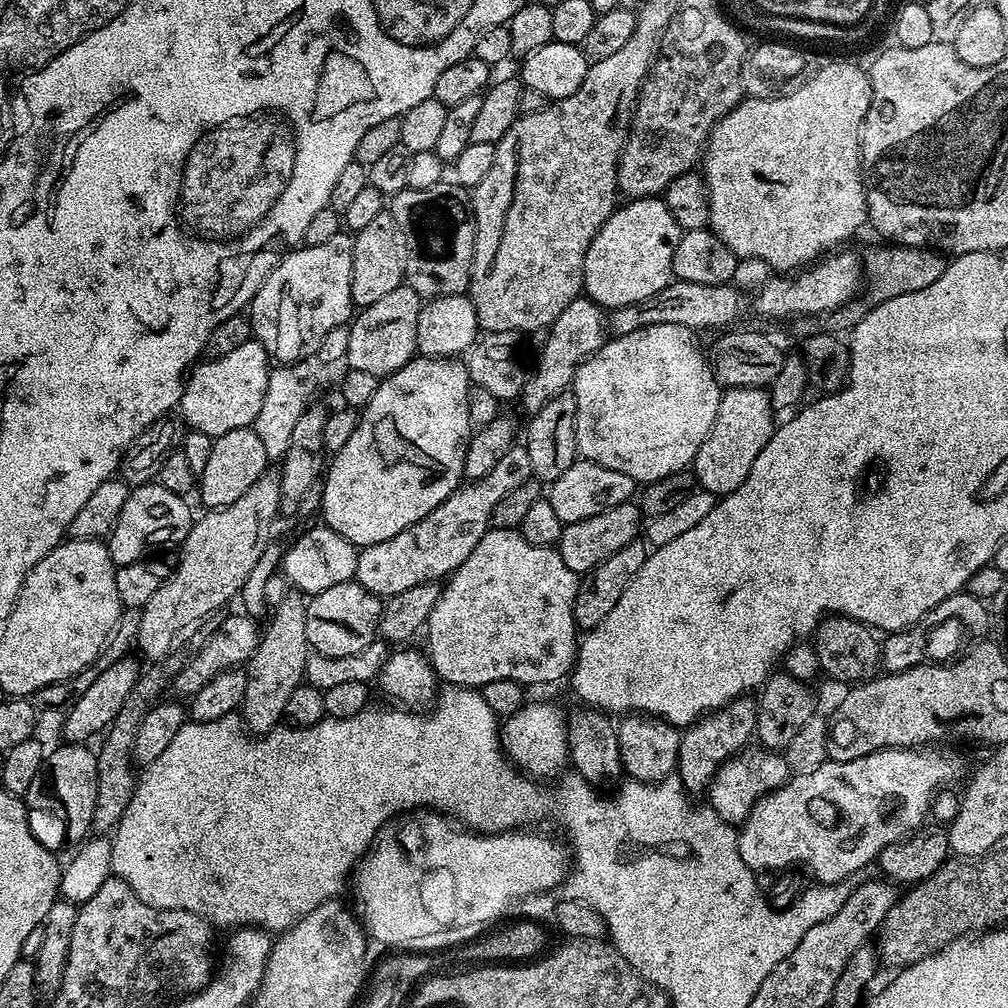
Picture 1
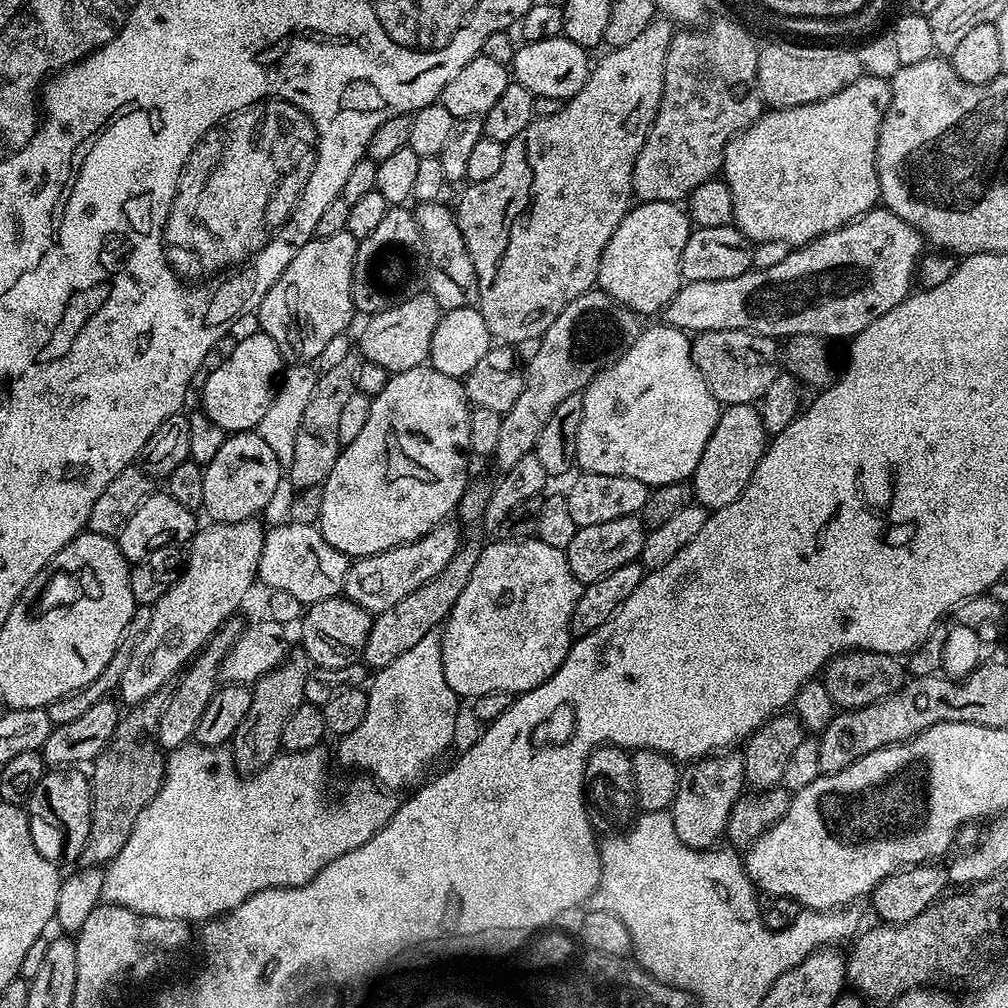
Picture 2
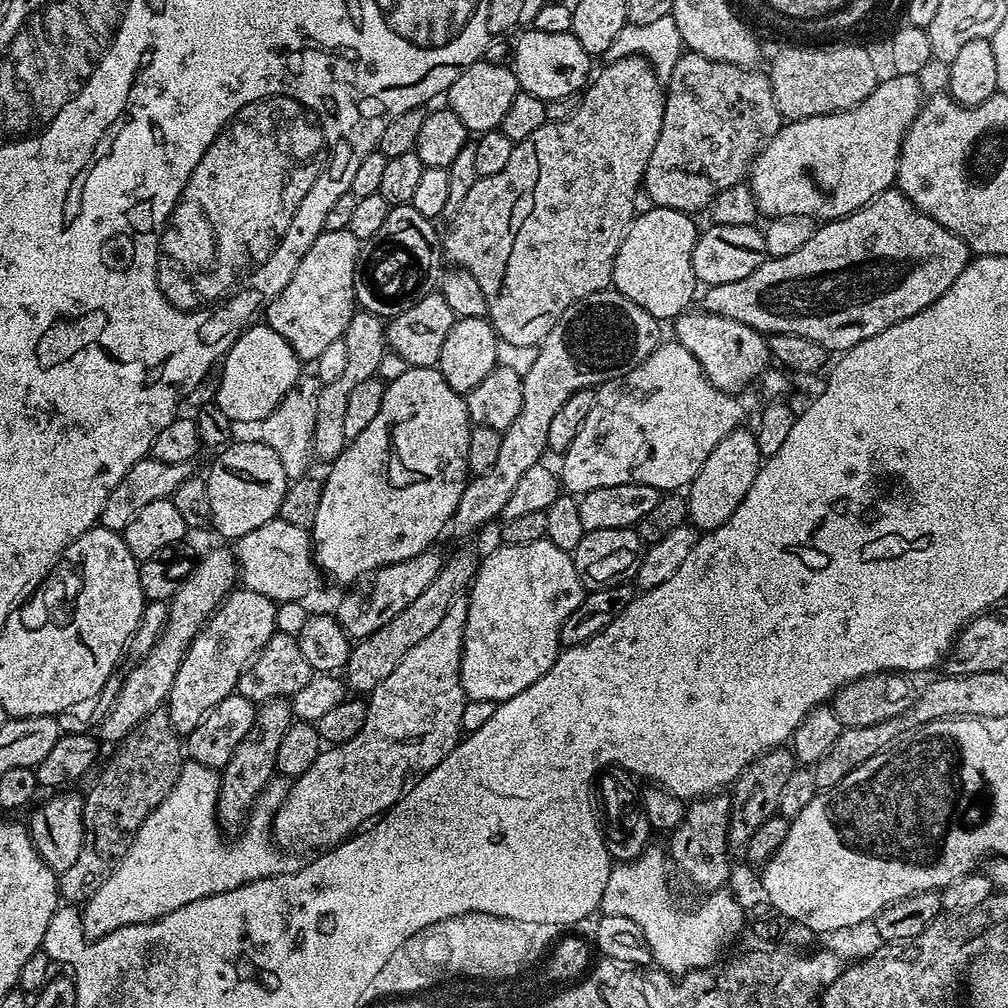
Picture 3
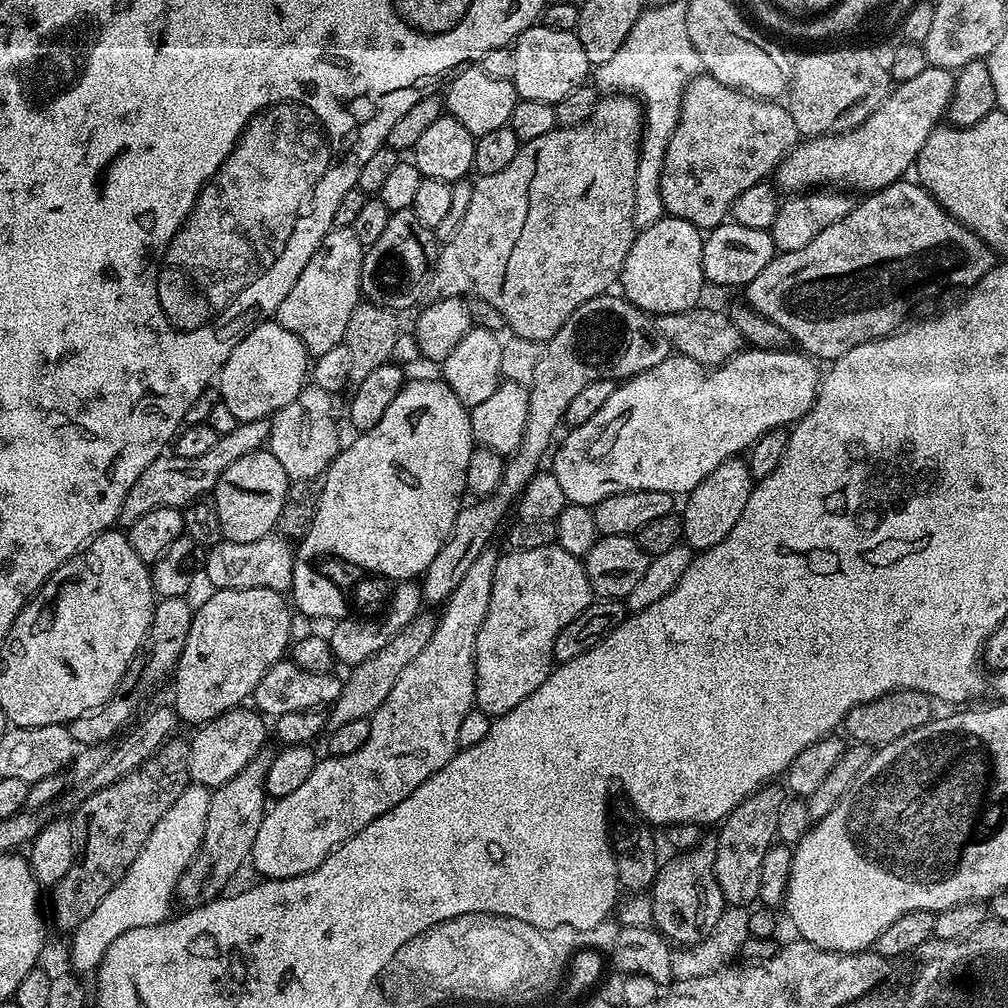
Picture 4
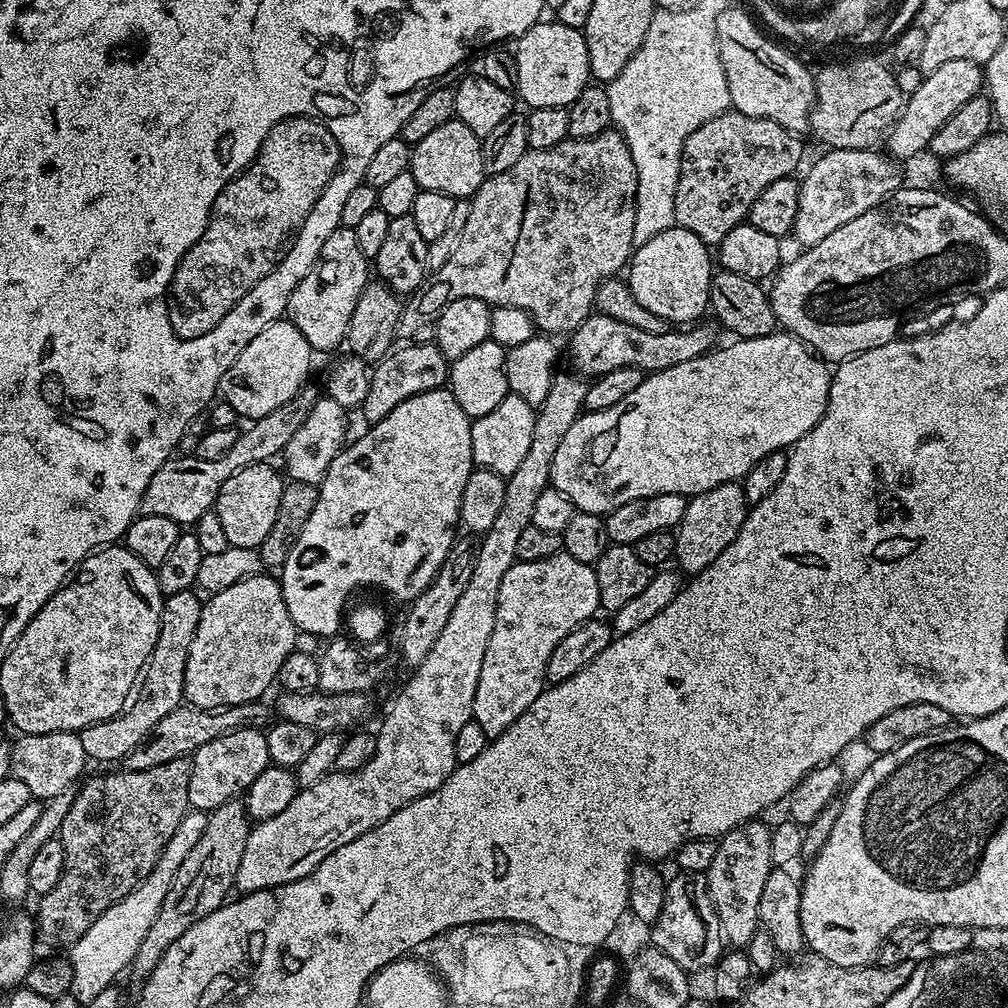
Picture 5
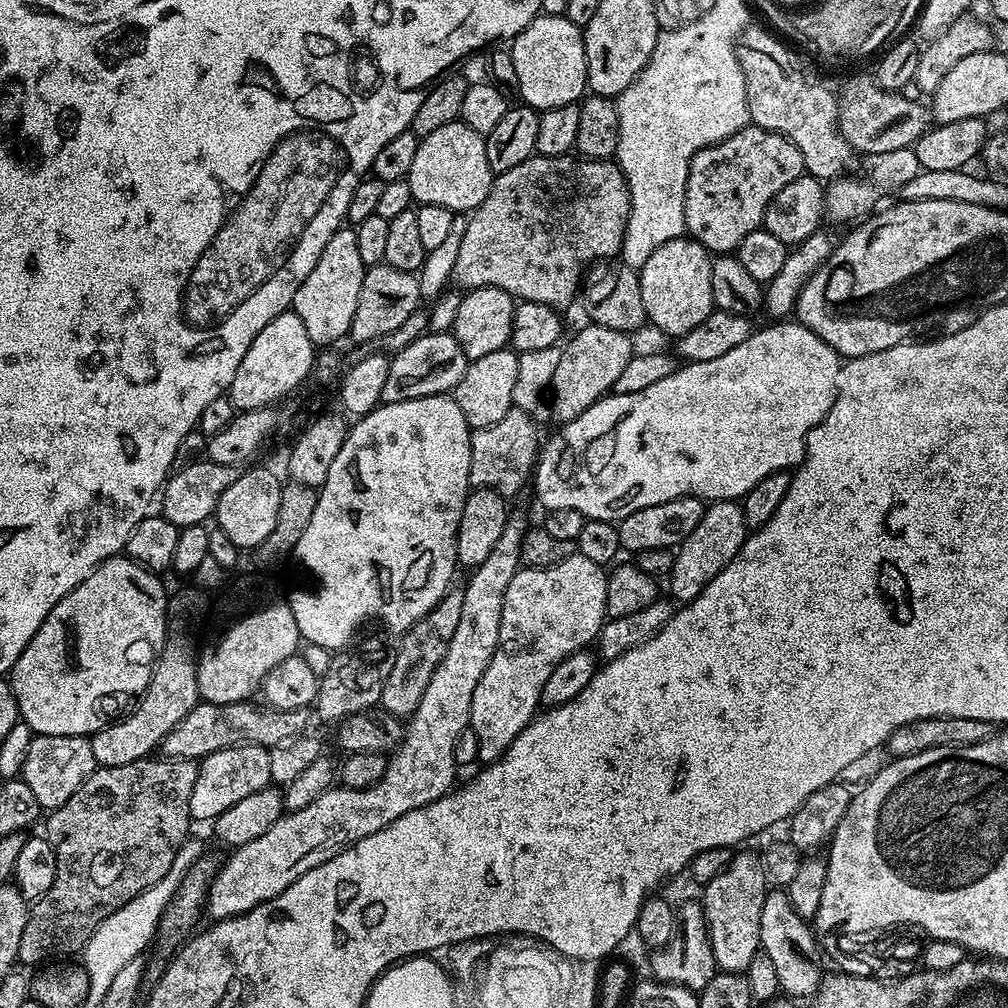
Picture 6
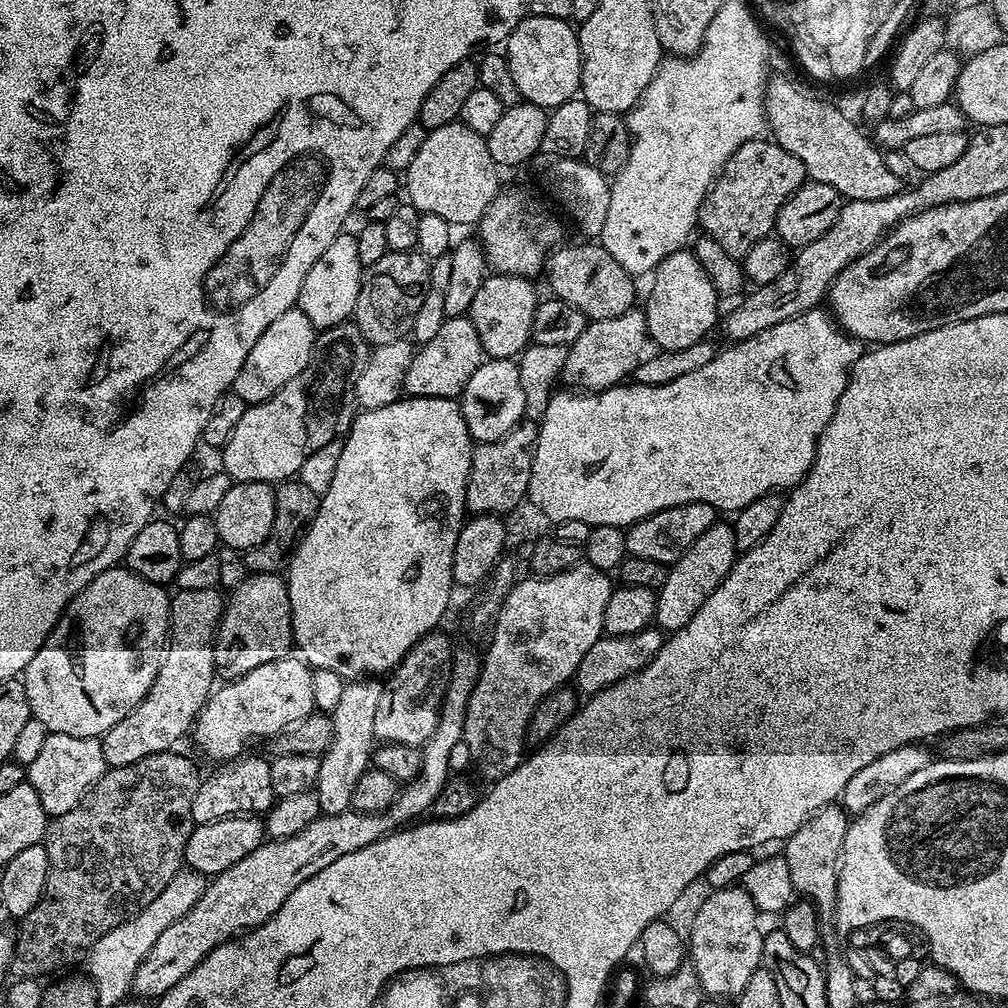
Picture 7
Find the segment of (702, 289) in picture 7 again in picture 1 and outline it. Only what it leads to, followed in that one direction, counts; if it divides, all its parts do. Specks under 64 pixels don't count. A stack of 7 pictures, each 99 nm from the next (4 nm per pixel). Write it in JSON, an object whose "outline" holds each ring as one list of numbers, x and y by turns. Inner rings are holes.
{"outline":[[632,198,624,203,606,218,586,250,583,291,605,310,642,302,672,283,674,250,682,235,663,199]]}

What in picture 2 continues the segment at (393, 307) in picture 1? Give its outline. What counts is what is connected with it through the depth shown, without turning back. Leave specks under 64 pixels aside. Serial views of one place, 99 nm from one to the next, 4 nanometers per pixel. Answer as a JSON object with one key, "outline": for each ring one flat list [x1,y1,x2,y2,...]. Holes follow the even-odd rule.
{"outline":[[427,290,417,291,407,296,400,304,390,306,381,312,371,313,360,332,358,352,364,360,382,366,390,374,405,372,411,368,419,368,428,360,430,354,430,338,434,338,434,330,442,315,440,303]]}

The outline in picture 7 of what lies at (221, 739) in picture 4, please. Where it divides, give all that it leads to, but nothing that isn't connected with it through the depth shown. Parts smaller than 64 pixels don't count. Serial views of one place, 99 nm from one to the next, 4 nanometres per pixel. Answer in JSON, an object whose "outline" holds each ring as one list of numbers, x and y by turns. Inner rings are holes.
{"outline":[[245,754,229,760,212,777,201,779,200,789,194,794,193,825,221,820,241,814,264,814,277,799,274,786,270,786,270,763,260,756]]}

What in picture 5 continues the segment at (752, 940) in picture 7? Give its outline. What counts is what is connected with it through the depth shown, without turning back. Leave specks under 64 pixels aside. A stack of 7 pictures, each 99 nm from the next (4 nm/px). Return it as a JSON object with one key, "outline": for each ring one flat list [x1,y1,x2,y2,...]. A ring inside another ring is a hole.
{"outline":[[760,818,749,820,719,837,717,854,706,871,720,931,723,939,727,943,729,940,732,946,747,946,751,936,761,927,758,902,762,902,762,886,766,886,766,878,774,867,770,854,772,833,769,825,762,821]]}

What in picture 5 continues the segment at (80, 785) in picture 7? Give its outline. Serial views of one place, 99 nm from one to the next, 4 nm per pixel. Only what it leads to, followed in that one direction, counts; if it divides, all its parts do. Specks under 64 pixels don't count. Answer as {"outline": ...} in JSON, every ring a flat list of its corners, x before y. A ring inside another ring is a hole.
{"outline":[[51,732,33,736,20,734,15,738,16,744,11,745,10,754,12,775,18,778,18,782,26,782,35,799,41,802,53,800,58,794,69,791,85,775,84,764,89,763,89,758,86,750,82,750,82,742,77,733]]}

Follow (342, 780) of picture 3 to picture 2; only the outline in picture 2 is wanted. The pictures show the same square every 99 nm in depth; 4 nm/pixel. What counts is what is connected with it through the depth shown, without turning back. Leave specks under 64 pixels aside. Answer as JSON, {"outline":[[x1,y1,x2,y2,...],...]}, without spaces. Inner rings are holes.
{"outline":[[440,632,426,634,406,654,394,658,390,666,379,669,373,676,376,677,372,685,366,688,366,718,362,718,358,730,339,737,336,756,377,781,385,780,389,789,400,788,410,783,456,736,456,715,461,701,450,690,442,672]]}

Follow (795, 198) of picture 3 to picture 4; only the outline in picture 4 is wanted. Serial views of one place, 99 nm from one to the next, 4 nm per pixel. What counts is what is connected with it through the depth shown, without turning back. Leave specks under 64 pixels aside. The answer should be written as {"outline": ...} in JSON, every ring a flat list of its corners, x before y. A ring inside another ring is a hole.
{"outline":[[931,66,922,70,918,78,899,81,889,92,884,105,874,110,874,114,870,114,870,118,866,118,866,122,862,122,858,127,849,132,837,132,834,136,818,136,797,143,776,169,775,183,781,189,784,187,785,193,788,194,800,194,817,186,835,186,840,190,857,188,860,194,871,194,890,186,895,180,905,179,915,165,922,146,926,146,926,138,930,138,930,134,945,119,955,85,956,77,949,69]]}

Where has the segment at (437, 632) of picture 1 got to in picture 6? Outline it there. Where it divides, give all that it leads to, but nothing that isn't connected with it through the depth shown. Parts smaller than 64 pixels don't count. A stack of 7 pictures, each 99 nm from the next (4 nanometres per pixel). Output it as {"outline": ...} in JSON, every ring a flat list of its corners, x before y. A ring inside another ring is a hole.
{"outline":[[574,555,562,558,554,566,545,568,521,567,519,572,510,578,510,586,506,586,506,594,502,602,502,626,498,630,498,646,490,658,490,666,486,666,486,674,478,678,478,686,474,686,474,698,470,702,470,718,468,723,474,738,478,738,477,761,485,765,496,763,506,754,506,750,518,738,518,734,537,715,542,686,546,686,546,678,550,678,550,670,556,668,562,658,587,649,588,644,597,639,600,629,606,623,606,582,608,572,598,562,590,562,590,558]]}

